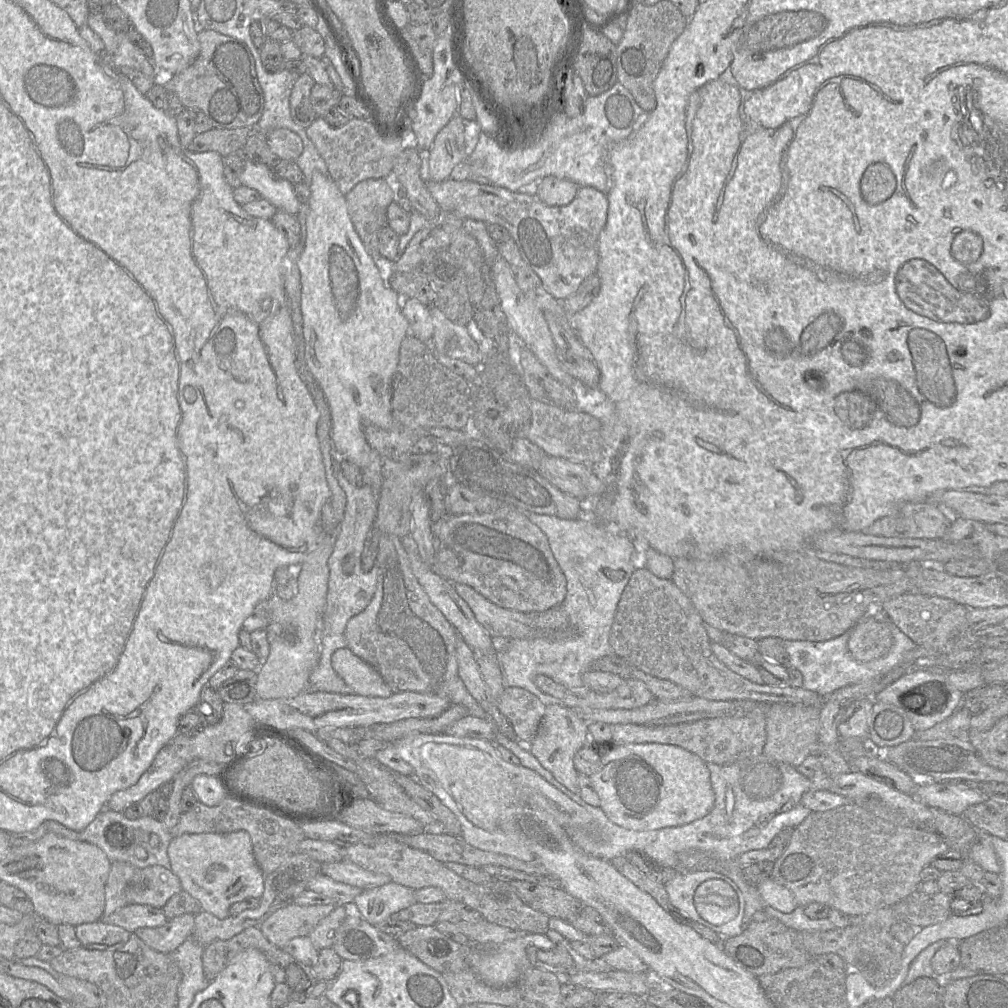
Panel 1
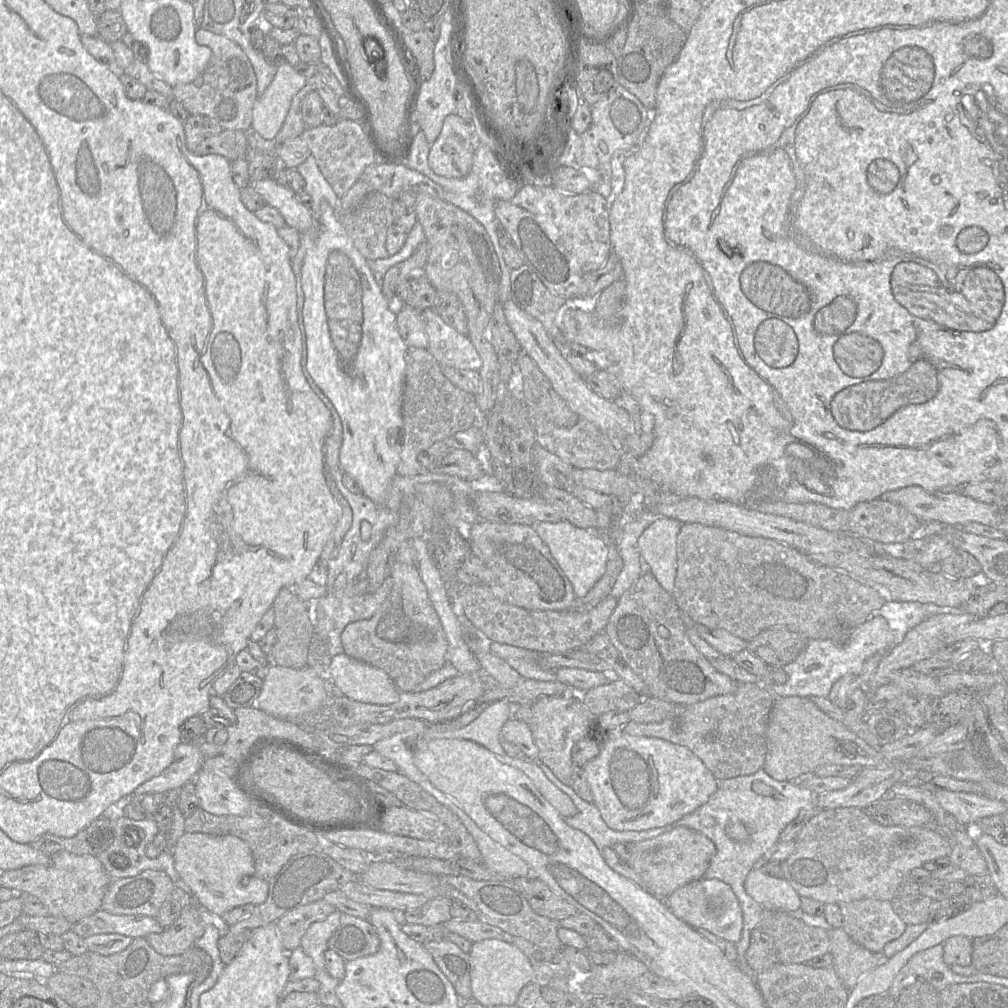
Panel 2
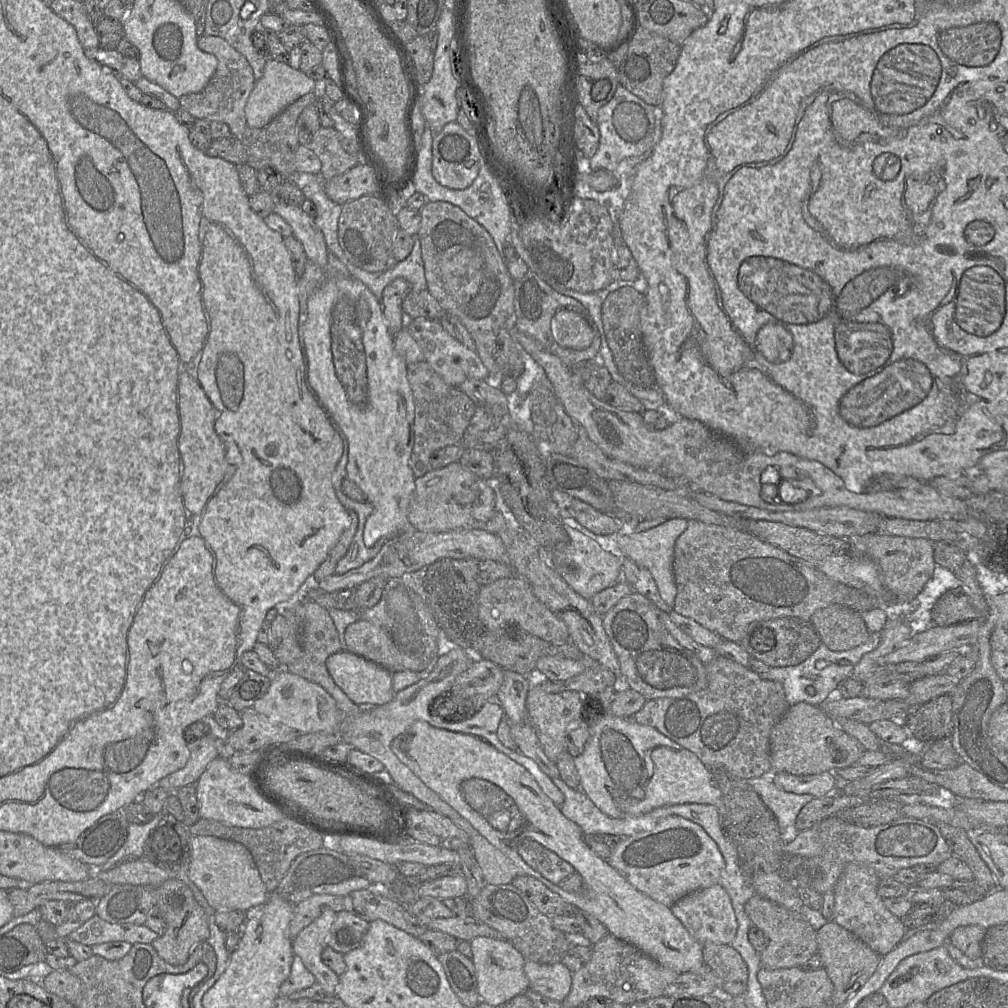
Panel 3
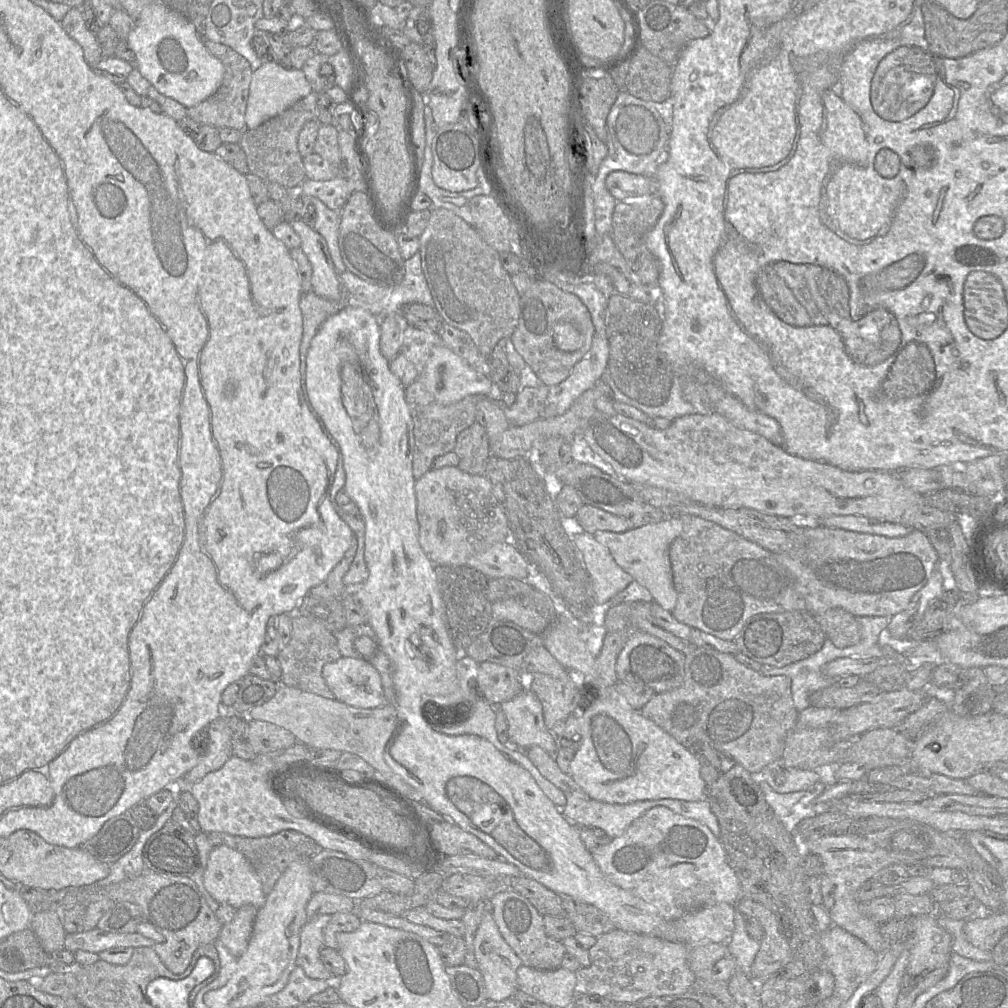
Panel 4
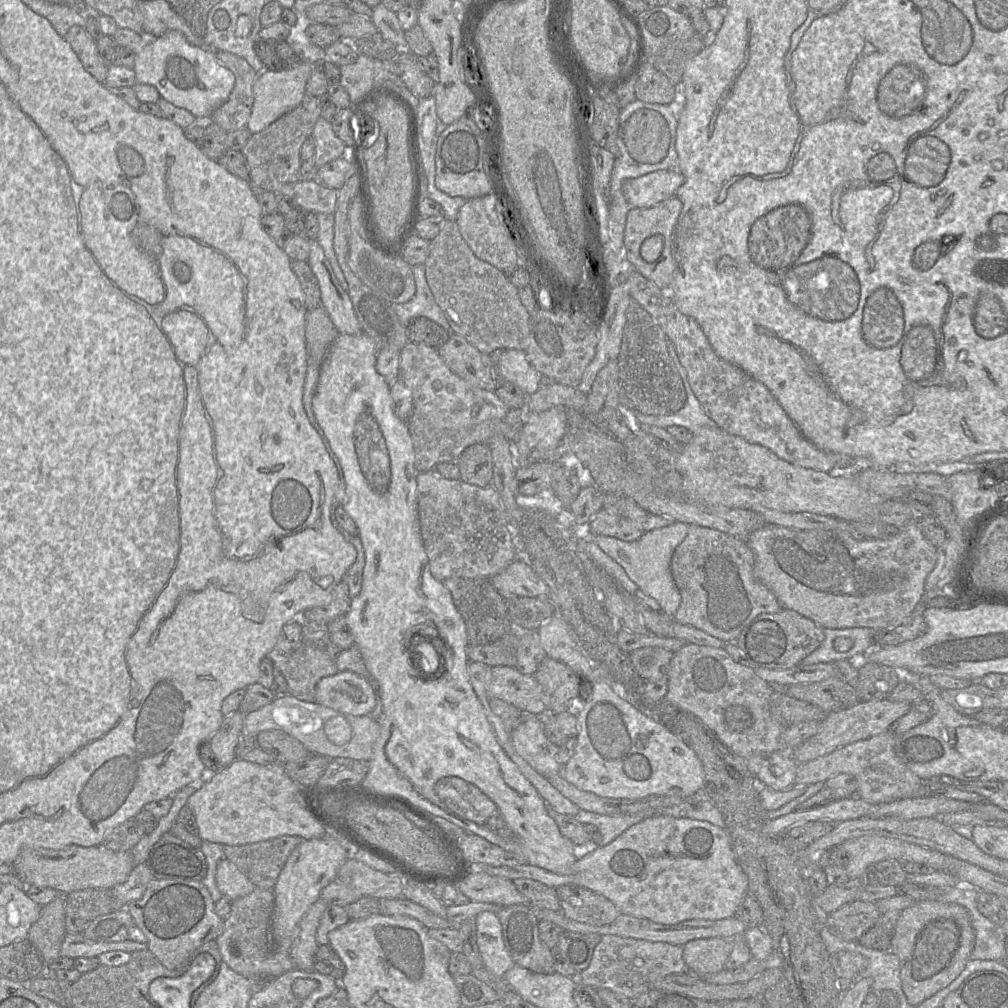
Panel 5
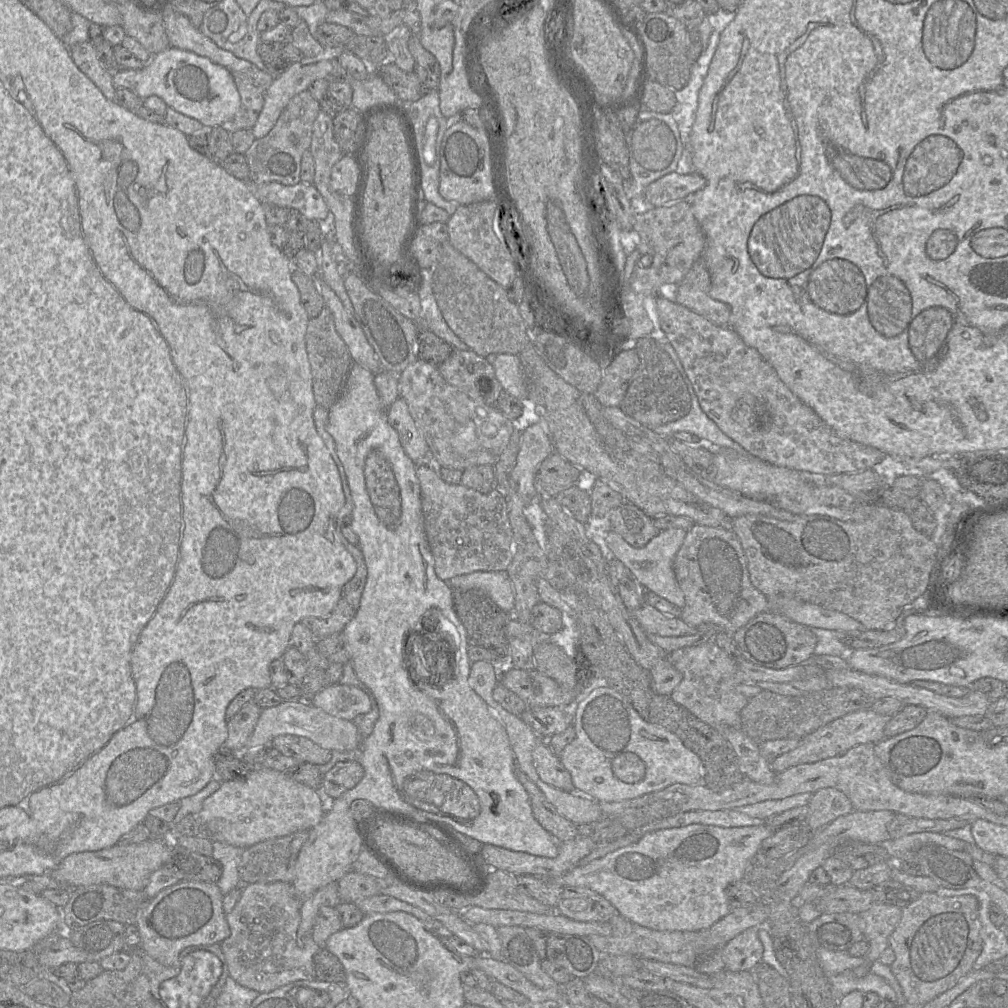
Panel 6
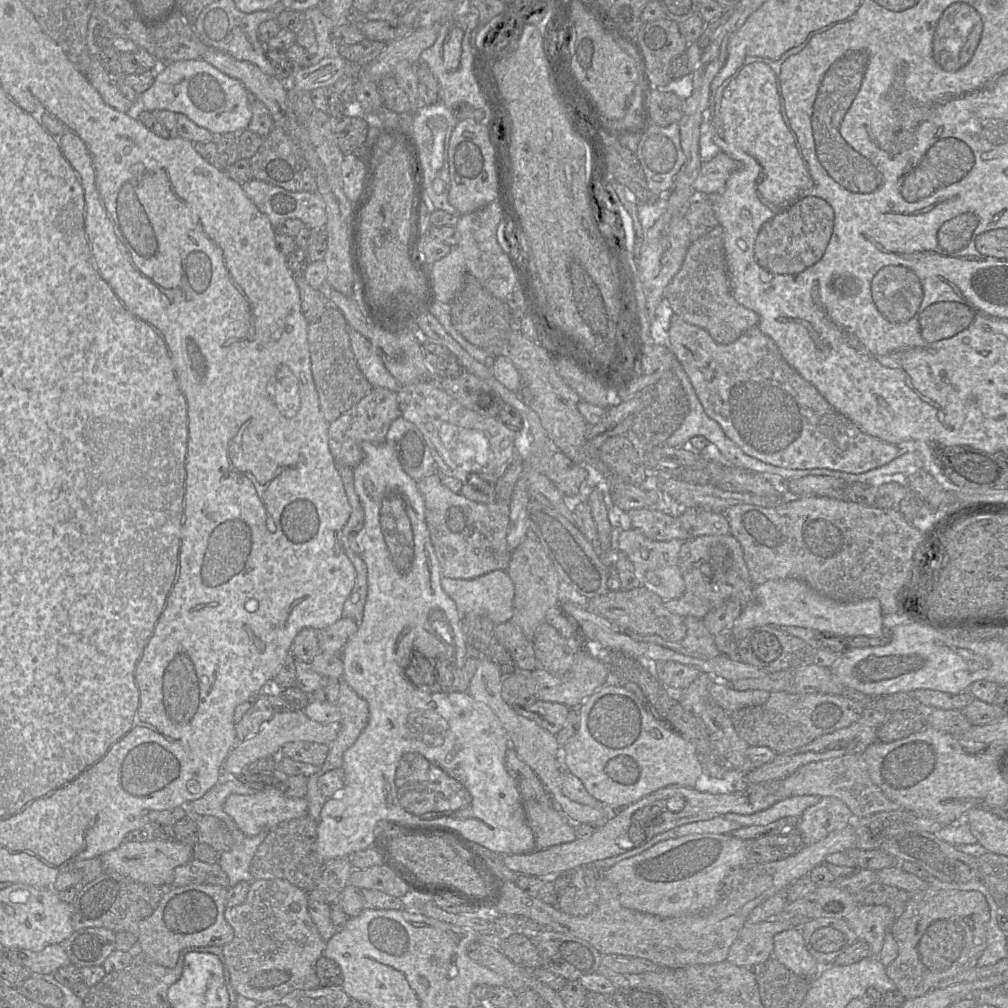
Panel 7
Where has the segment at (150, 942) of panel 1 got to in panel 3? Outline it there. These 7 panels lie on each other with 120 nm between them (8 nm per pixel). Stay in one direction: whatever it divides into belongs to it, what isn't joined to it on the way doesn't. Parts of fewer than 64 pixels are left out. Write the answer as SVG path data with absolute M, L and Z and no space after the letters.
M177 878L167 879L157 887L156 908L166 923L166 930L154 939L152 946L167 963L184 964L195 947L209 938L209 916L195 900L190 888Z

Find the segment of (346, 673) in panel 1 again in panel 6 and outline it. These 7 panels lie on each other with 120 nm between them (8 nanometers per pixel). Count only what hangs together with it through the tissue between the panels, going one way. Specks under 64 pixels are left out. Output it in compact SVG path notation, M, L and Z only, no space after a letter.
M340 683L325 686L313 696L310 703L332 716L350 721L371 709L367 693L355 686Z

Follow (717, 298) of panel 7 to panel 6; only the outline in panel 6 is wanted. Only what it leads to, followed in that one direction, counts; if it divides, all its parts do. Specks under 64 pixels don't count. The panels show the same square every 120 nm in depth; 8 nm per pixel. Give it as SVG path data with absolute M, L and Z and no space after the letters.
M697 260L675 287L675 301L719 327L730 324L730 307L709 295L710 274L702 260Z

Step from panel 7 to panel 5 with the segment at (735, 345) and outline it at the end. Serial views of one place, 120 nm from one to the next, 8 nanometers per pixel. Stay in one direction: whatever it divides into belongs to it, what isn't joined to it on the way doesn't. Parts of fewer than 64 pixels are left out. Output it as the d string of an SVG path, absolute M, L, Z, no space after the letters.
M633 270L626 283L631 298L648 312L674 344L693 393L704 412L720 429L742 437L749 443L761 445L796 466L826 473L833 469L853 468L855 461L851 457L821 450L810 442L768 388L736 365L720 358L698 323L682 314L671 299L663 297L661 290L652 281Z

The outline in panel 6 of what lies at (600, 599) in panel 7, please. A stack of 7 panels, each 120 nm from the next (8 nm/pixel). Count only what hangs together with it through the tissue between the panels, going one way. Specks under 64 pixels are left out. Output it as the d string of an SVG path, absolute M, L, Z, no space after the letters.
M647 603L631 614L648 635L678 637L693 635L697 631L697 628L688 625L680 618L668 617Z

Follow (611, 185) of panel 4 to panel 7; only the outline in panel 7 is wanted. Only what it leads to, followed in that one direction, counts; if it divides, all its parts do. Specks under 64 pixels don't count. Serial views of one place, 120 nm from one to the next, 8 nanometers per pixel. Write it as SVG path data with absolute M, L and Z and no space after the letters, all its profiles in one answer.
M723 152L706 158L694 181L694 190L705 194L719 194L730 175L739 168L739 163Z

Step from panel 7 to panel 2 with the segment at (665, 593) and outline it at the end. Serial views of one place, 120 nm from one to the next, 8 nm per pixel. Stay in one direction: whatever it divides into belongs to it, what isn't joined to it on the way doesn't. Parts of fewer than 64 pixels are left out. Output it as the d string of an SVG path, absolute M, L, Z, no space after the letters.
M661 517L651 524L638 539L641 558L648 564L651 574L669 594L673 593L677 572L676 540L682 523Z

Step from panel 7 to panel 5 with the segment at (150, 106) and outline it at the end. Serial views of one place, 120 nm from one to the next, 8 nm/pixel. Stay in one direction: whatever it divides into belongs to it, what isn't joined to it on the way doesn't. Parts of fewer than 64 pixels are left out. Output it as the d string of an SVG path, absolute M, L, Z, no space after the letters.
M170 30L159 37L143 37L142 48L134 53L136 83L154 86L160 97L188 110L198 120L210 119L234 88L233 73L217 61L213 51L191 44L179 31Z

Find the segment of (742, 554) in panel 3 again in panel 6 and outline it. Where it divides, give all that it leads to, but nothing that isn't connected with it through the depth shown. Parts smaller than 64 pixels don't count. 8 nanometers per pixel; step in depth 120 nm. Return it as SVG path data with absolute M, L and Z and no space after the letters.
M694 524L675 556L673 568L685 598L680 619L692 627L714 624L734 634L755 616L769 611L767 597L750 581L747 558L732 530Z

